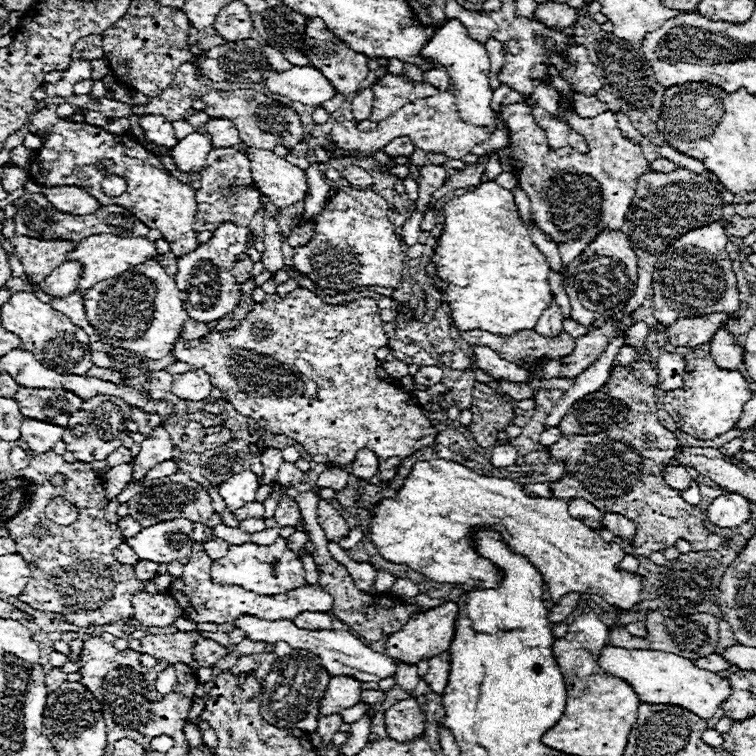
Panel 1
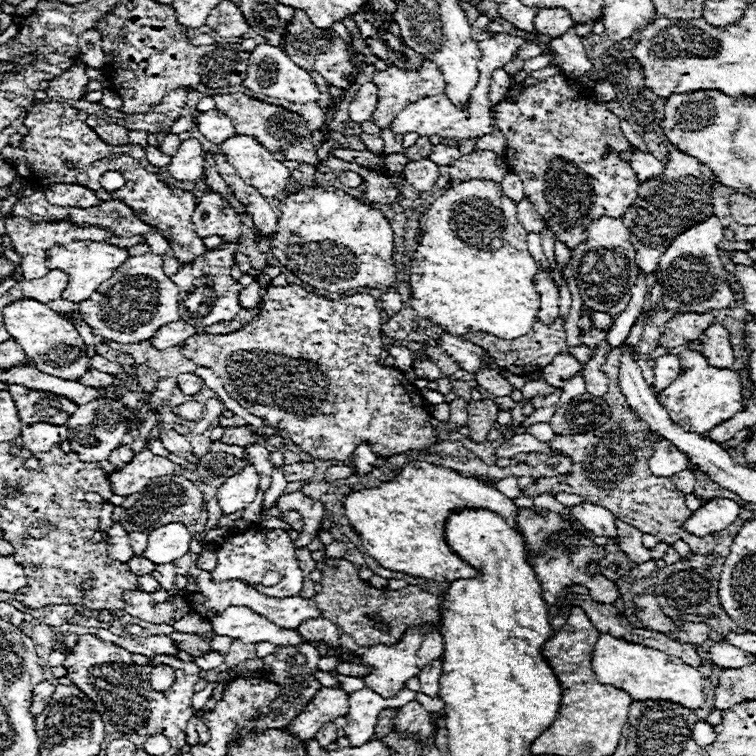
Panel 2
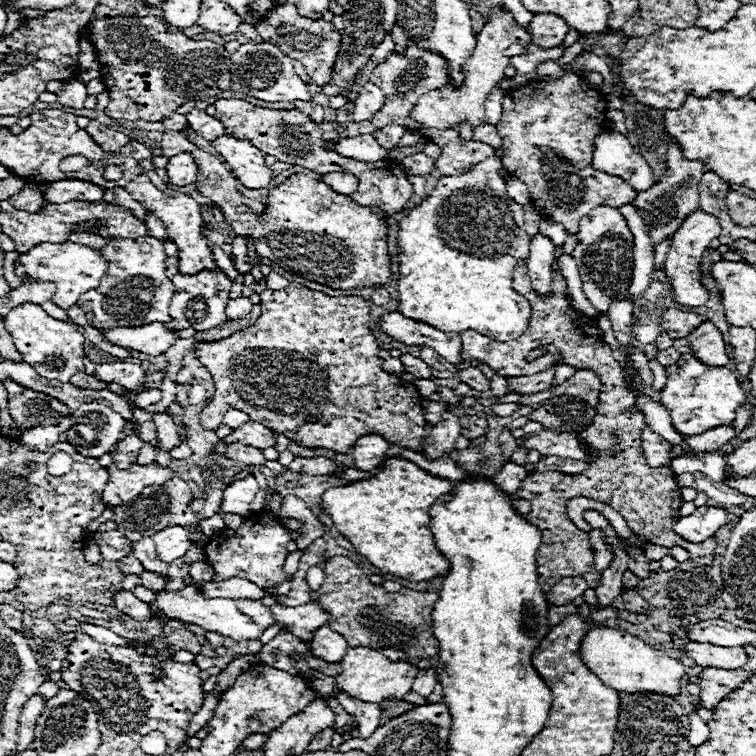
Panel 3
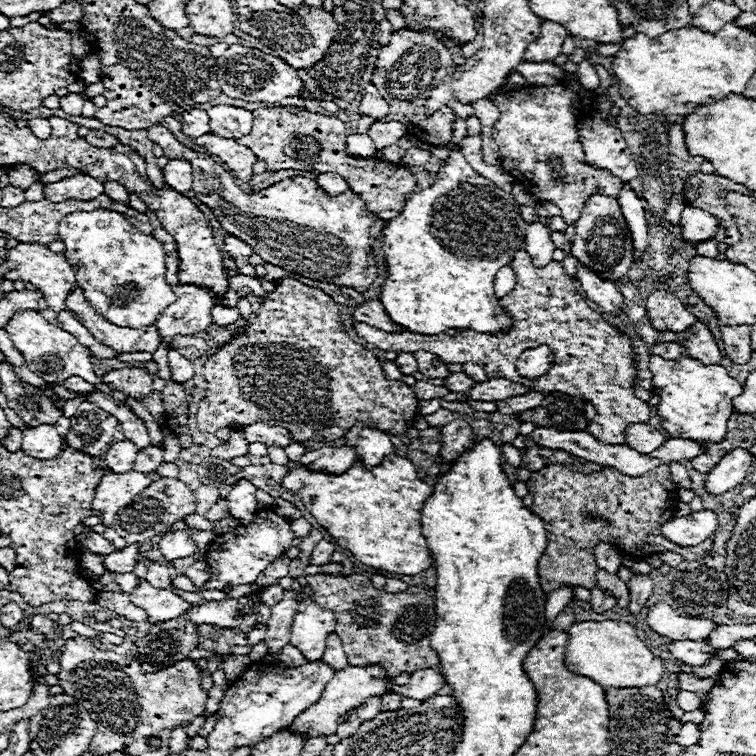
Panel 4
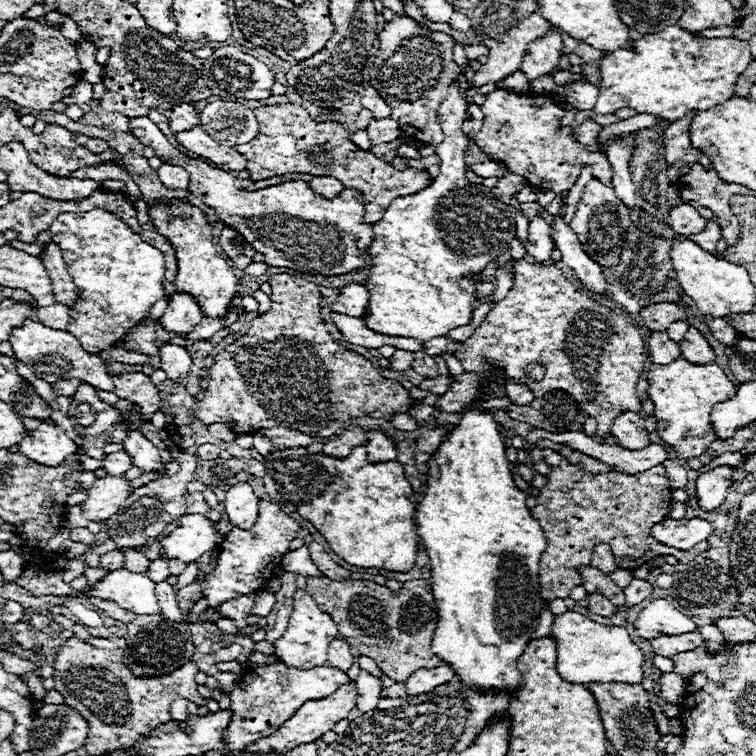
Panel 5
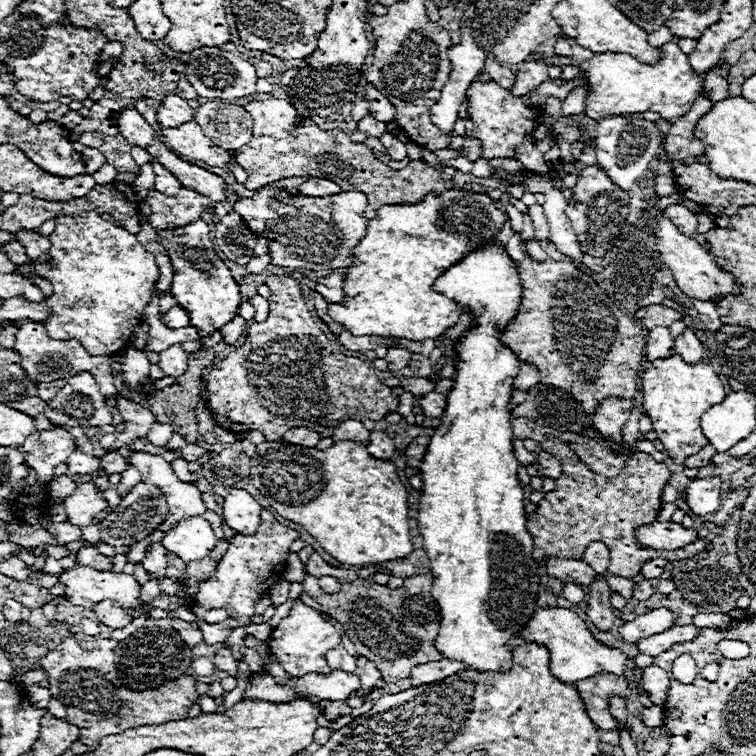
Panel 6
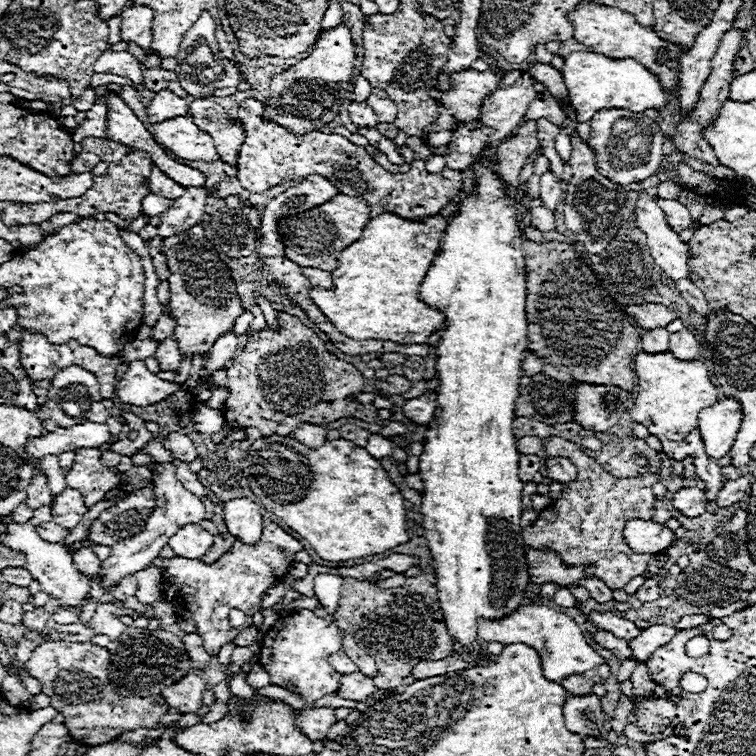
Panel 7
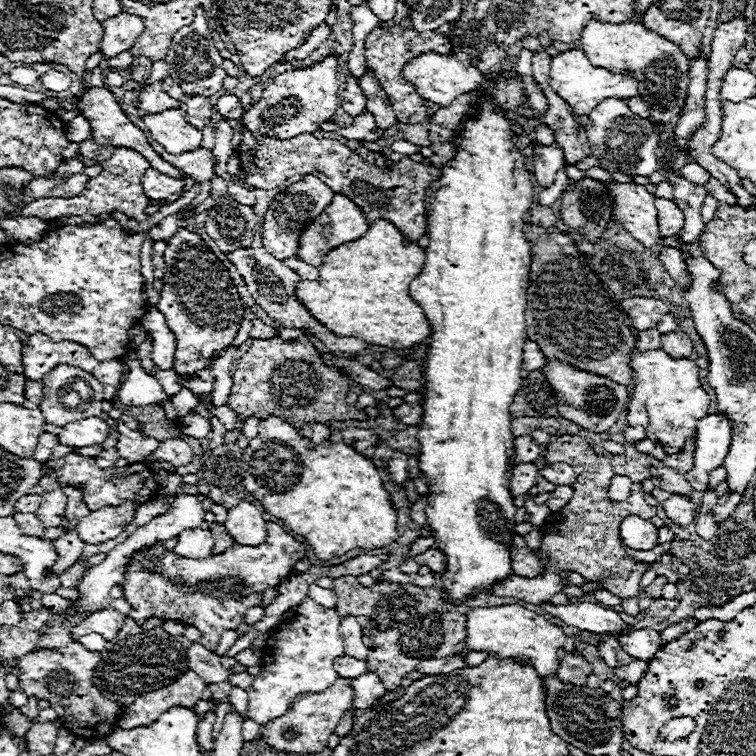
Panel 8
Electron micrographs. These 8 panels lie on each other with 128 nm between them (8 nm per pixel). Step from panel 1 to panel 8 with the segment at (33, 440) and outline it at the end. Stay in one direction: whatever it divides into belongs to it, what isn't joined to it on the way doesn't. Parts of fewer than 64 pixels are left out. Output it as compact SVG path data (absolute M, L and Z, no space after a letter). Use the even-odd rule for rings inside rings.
M90 416L72 424L66 424L62 428L62 434L58 434L58 442L66 444L66 446L94 446L94 444L102 444L108 436L108 424L98 418L98 416ZM26 494L26 496L22 496L22 498L16 502L14 512L22 512L22 514L26 514L26 512L36 512L38 506L40 506L40 496L38 496L38 494Z

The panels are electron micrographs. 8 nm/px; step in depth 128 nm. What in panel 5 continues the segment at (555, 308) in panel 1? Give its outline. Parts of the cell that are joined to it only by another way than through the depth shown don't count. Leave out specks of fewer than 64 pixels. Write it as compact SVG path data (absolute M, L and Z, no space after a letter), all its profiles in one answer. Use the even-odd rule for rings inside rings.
M534 216L528 226L528 254L532 254L536 262L544 262L550 258L552 250L554 244L550 238L550 224L544 218Z

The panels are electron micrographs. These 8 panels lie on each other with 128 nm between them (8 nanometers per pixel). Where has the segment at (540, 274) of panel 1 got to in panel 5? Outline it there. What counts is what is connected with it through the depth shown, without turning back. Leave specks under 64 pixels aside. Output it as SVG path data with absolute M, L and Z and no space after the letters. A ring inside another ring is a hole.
M454 80L448 88L448 96L444 98L438 110L440 126L446 136L444 142L436 146L436 154L442 160L438 176L432 180L432 184L426 190L420 190L418 194L412 196L396 198L382 214L382 220L372 224L374 238L368 246L368 254L372 256L372 268L364 284L364 288L370 292L370 302L368 302L366 316L362 316L364 324L370 330L426 342L436 336L446 336L452 328L470 324L474 302L476 302L474 298L476 280L468 280L468 278L462 280L462 276L466 272L474 272L474 274L482 272L486 264L498 258L506 248L510 248L510 242L516 238L514 208L510 206L510 198L512 194L520 192L528 182L512 172L506 172L494 188L472 186L464 178L466 162L463 157L468 145L468 137L462 132L462 122L465 120L467 108L466 98L460 96L458 80Z

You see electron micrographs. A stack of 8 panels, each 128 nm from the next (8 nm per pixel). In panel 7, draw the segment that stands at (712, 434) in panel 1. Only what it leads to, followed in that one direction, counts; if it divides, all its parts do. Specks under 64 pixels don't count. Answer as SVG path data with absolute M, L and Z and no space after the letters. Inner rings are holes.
M640 352L634 356L634 372L638 376L636 382L636 398L634 406L630 408L632 422L644 424L652 436L656 436L662 446L664 454L674 460L684 460L686 456L694 456L696 460L696 476L706 482L706 498L716 502L718 492L722 488L722 476L718 462L706 456L700 432L698 432L698 414L704 408L710 408L718 402L718 390L708 380L708 368L700 360L678 360L670 352L648 354Z

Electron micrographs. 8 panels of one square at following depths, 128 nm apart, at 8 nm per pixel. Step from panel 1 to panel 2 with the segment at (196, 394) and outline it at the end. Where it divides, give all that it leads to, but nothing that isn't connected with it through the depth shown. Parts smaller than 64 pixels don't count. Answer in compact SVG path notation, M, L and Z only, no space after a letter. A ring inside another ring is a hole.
M186 372L186 374L178 374L178 388L182 390L182 394L198 394L200 390L200 384L202 384L202 378Z

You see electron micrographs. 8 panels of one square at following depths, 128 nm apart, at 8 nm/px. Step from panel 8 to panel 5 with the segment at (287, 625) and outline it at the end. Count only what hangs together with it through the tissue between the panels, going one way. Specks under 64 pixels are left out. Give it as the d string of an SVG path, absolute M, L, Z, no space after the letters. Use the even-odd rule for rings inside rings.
M304 588L296 590L293 613L289 619L288 628L274 642L274 648L276 648L276 654L280 656L280 662L284 662L286 666L298 668L298 670L326 666L326 650L334 638L338 638L338 628L332 622L332 618L318 608L318 604L310 598L310 594Z

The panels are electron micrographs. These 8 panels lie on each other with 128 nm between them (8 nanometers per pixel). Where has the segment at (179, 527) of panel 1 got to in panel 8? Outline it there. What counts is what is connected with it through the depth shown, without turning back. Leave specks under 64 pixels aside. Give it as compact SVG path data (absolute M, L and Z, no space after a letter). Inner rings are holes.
M194 528L194 530L184 530L178 536L178 544L176 544L174 552L182 558L202 560L212 554L212 548L214 548L214 538L212 538L210 530Z

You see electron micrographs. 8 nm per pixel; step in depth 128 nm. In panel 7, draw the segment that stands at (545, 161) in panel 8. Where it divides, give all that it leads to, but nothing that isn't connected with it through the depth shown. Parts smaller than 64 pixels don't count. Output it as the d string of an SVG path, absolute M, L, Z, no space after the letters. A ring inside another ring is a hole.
M546 170L540 176L540 198L544 202L546 208L556 210L558 202L562 200L562 188L560 188L560 180L552 174L552 170Z

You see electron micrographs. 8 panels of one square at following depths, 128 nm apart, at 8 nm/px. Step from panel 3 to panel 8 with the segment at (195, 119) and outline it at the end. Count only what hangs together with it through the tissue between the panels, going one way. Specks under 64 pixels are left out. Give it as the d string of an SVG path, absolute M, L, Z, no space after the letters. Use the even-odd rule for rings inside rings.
M154 82L154 84L146 84L142 86L140 90L140 96L138 96L138 108L142 114L156 114L156 112L162 112L162 110L170 110L174 106L178 106L178 100L170 98L160 82Z

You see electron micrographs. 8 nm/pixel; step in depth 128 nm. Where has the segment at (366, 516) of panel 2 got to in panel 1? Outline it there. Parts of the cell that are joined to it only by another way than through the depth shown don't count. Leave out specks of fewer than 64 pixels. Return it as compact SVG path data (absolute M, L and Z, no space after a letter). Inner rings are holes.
M430 460L430 462L416 462L412 472L406 476L402 488L394 498L384 498L372 508L370 520L370 540L376 546L378 554L394 564L406 564L412 570L428 576L434 582L448 582L448 584L466 584L478 588L494 588L502 582L502 574L498 568L480 558L470 544L470 530L482 526L494 526L506 544L530 560L538 568L548 586L550 598L556 604L564 594L582 592L582 594L598 594L608 604L628 610L630 606L638 604L640 600L640 576L630 572L616 570L616 562L624 558L624 552L614 542L604 542L598 532L582 524L582 520L572 518L568 514L568 502L560 498L528 498L522 492L522 484L492 476L480 476L470 468L450 462L450 460Z

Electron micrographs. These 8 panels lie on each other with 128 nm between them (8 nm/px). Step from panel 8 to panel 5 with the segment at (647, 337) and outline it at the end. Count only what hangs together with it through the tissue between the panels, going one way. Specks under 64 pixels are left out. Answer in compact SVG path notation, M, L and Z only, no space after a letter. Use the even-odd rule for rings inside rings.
M666 330L662 332L652 332L648 338L648 354L650 354L650 362L654 364L666 364L672 362L674 358L680 356L680 348L674 340L668 338Z

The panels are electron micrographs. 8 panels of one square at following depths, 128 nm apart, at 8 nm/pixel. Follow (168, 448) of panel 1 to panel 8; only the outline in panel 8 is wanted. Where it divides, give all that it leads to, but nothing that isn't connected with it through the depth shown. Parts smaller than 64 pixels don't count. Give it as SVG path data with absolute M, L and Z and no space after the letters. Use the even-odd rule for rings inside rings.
M58 488L58 490L46 492L42 496L40 508L34 514L44 524L44 528L56 528L62 522L62 518L64 518L64 508L66 508L66 496Z

